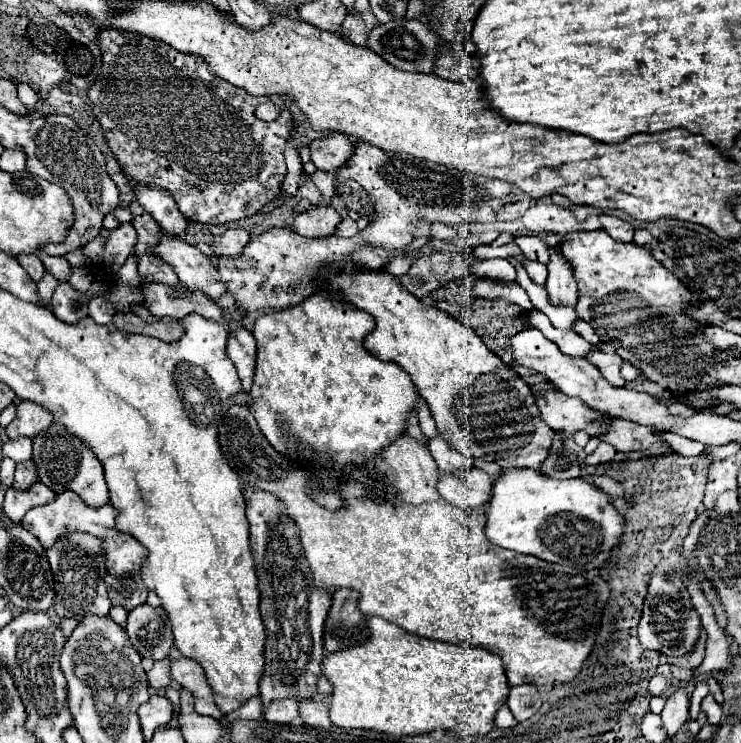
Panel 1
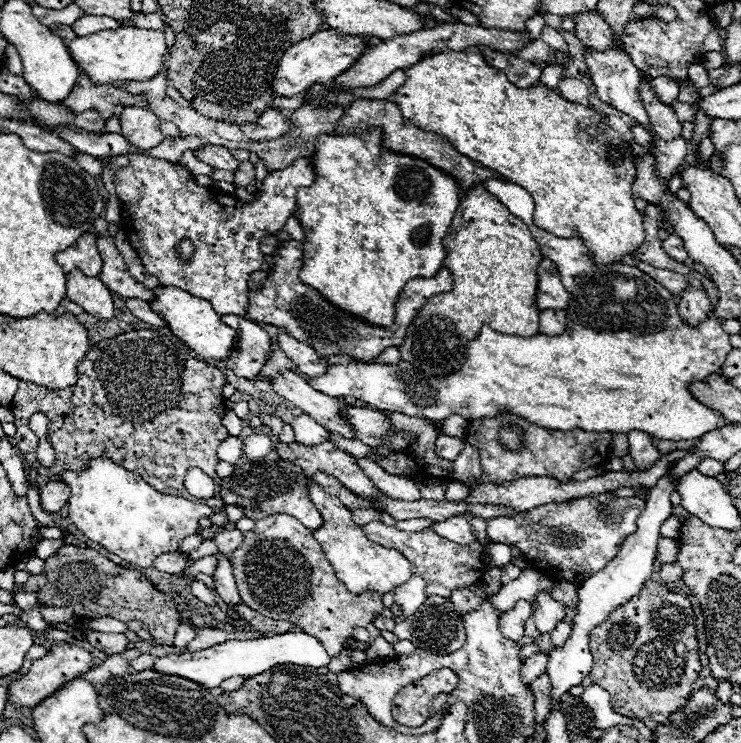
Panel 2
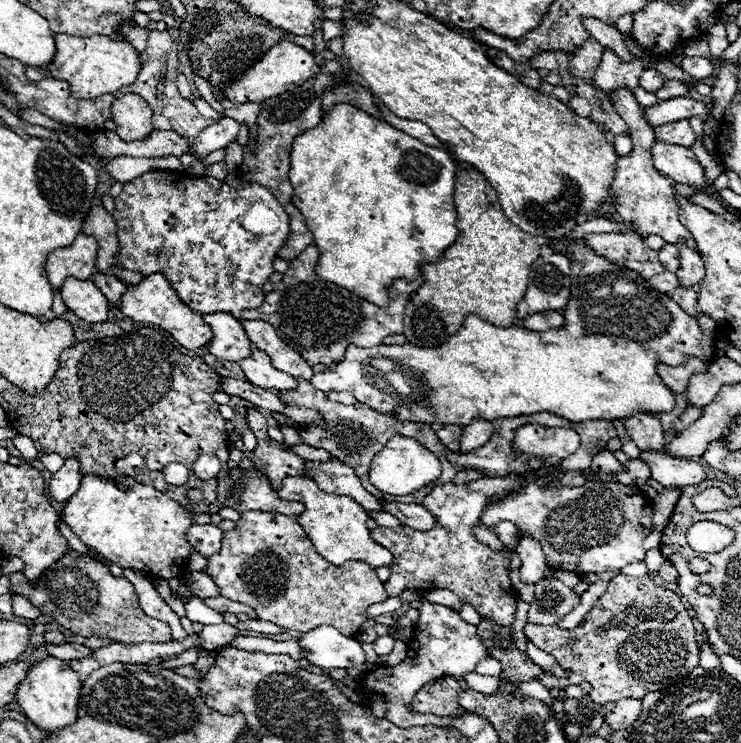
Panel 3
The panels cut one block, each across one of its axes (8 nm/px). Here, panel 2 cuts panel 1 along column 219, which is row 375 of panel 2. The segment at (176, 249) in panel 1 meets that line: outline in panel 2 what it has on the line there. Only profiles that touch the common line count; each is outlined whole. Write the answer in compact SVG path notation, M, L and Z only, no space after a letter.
M280 372L280 376L274 376L270 380L270 384L276 394L298 406L304 414L312 416L330 432L336 432L344 438L354 438L354 430L350 428L350 424L340 418L340 406L336 404L336 400L332 396L316 392L300 374Z

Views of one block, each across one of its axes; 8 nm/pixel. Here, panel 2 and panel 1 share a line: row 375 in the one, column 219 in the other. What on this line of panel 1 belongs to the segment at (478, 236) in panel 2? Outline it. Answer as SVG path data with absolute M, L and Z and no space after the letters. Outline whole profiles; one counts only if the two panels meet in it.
M232 406L232 416L218 426L218 444L222 454L228 456L226 462L246 486L274 494L286 508L286 514L298 528L300 544L318 588L356 590L360 594L358 608L364 616L386 618L416 636L460 646L480 646L498 654L504 662L508 684L512 686L506 704L518 722L528 720L542 706L542 700L534 686L516 684L532 682L536 686L552 686L570 682L582 670L584 660L594 646L602 612L610 596L608 584L596 570L578 572L492 544L484 534L486 518L482 510L462 510L438 494L438 466L424 442L418 442L404 432L378 452L378 456L374 454L368 458L362 464L362 470L356 468L348 480L340 480L334 492L344 504L338 510L328 510L312 498L316 472L302 466L296 468L286 456L276 452L260 432L248 406Z

